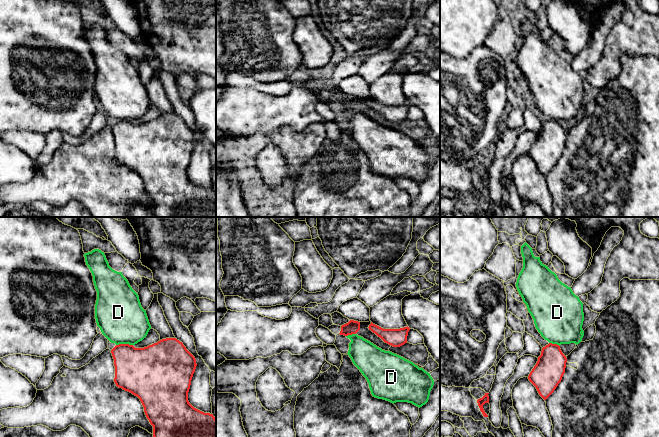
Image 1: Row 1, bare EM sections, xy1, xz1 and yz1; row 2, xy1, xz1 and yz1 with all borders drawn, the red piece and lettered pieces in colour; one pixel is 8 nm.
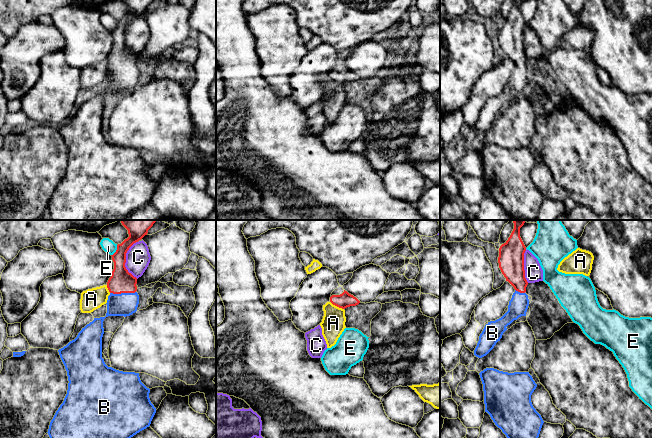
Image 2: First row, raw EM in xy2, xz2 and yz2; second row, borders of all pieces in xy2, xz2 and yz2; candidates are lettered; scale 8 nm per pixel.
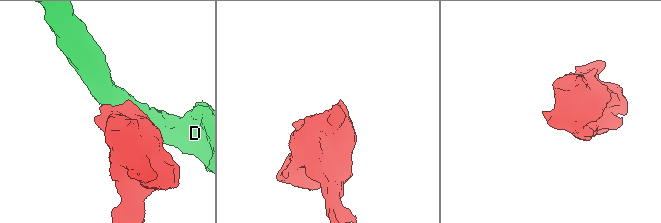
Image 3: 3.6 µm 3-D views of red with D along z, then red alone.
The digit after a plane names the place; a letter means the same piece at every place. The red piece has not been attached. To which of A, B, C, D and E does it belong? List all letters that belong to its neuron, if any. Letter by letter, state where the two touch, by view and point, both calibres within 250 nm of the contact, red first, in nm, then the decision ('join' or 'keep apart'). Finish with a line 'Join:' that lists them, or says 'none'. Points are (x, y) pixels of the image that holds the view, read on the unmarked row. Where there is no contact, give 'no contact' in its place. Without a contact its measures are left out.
A: meets red in xz2 at (337, 82); 120 nm thick on the red side, 190 nm on the other; keep apart
B: meets red in xy2 at (122, 68); 190 nm thick on the red side, 190 nm on the other; join
C: meets red in xy2 at (125, 36); 190 nm thick on the red side, 190 nm on the other; keep apart
D: meets red in xy1 at (124, 120); 380 nm thick on the red side, 380 nm on the other; keep apart
E: meets red in xy2 at (116, 26); 180 nm thick on the red side, 100 nm on the other; keep apart
Join: B

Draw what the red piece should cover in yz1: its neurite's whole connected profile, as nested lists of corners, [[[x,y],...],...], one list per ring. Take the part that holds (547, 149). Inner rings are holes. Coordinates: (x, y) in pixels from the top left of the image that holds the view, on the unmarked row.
[[[549,119],[542,124],[541,131],[528,155],[536,163],[539,171],[546,176],[561,158],[565,149],[567,134],[560,122]]]

